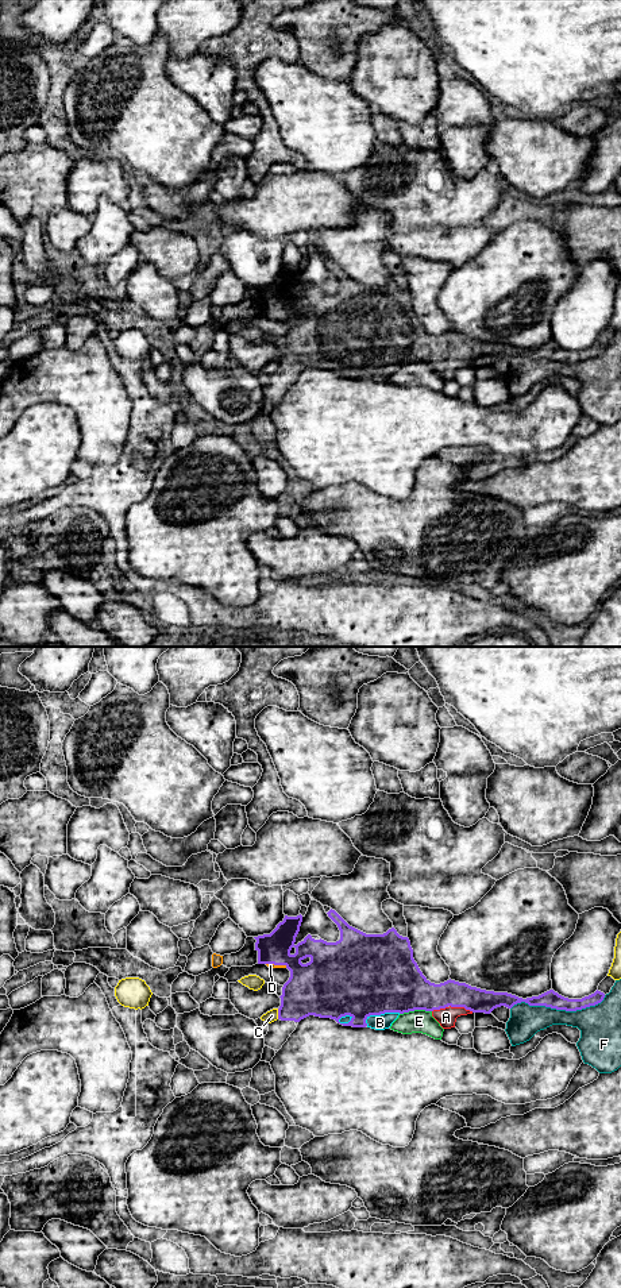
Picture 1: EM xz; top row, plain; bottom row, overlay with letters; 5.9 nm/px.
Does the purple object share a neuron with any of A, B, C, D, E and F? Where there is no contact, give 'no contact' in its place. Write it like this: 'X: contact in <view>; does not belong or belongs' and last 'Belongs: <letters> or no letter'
A: contact in xz; belongs
B: contact in xz; belongs
C: contact in xz; does not belong
D: contact in xz; belongs
E: contact in xz; does not belong
F: contact in xz; does not belong
Belongs: A, B, D

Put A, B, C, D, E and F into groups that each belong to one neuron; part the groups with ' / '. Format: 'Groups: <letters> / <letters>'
Groups: A B D / C / E / F

